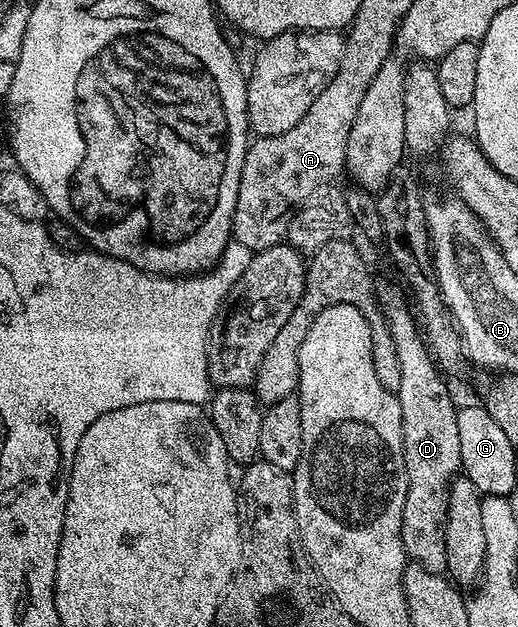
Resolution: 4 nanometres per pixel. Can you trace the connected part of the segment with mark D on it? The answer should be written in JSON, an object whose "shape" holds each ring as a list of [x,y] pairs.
{"shape":[[[380,283],[377,288],[377,299],[387,320],[389,334],[393,334],[393,344],[397,346],[397,360],[401,362],[401,386],[397,395],[403,414],[403,453],[407,471],[407,501],[401,528],[403,545],[407,551],[408,561],[419,564],[430,572],[443,574],[447,572],[447,507],[450,502],[451,482],[460,475],[463,467],[461,434],[457,434],[457,405],[449,394],[444,373],[432,355],[431,349],[427,347],[424,333],[417,323],[416,313],[409,300],[407,305],[402,290],[395,284]]]}

